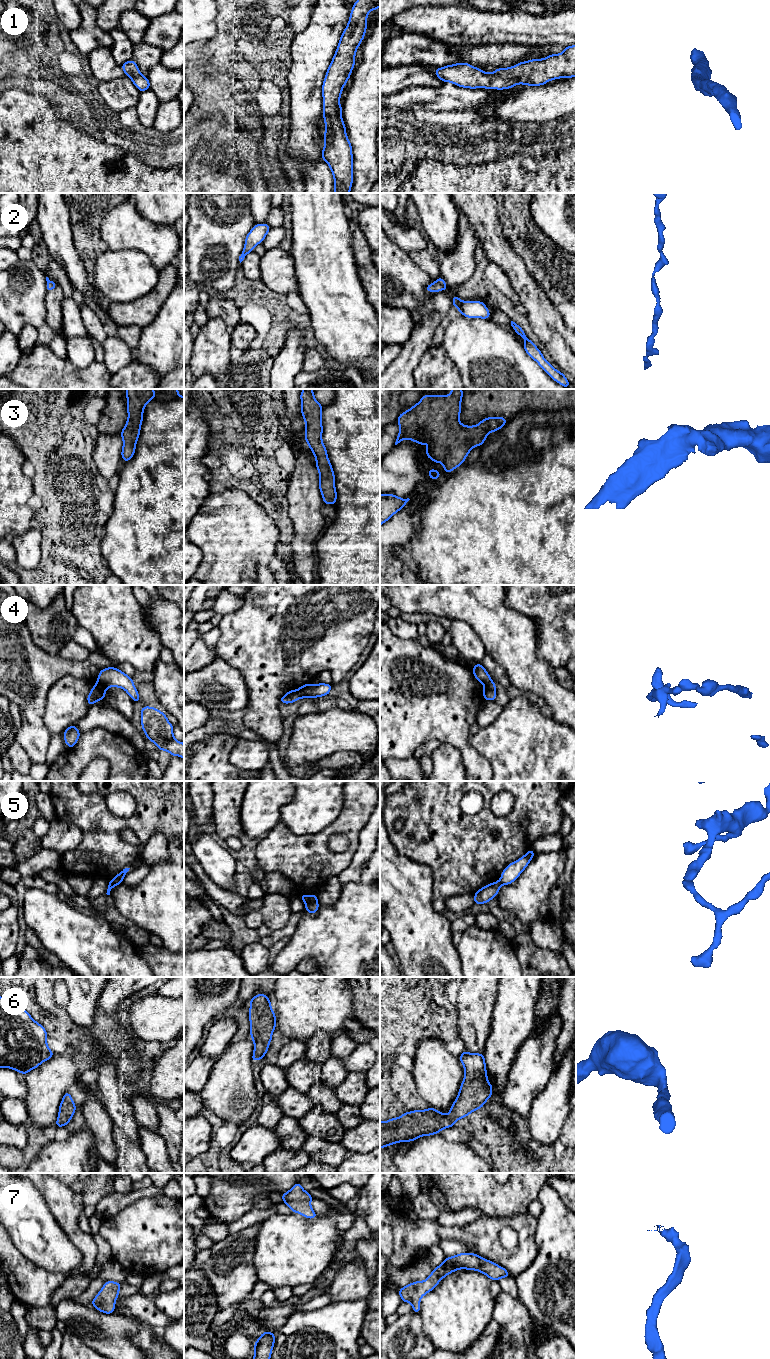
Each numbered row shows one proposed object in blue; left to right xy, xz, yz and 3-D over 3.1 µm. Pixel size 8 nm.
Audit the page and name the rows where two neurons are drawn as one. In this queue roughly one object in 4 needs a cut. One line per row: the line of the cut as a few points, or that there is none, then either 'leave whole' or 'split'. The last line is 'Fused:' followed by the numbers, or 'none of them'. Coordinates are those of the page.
1: no cut; leave whole
2: no cut; leave whole
3: no cut; leave whole
4: cut in xy along (97, 682), (105, 688); split
5: cut in xz along (316, 900), (306, 904); split
6: no cut; leave whole
7: no cut; leave whole
Fused: 4, 5

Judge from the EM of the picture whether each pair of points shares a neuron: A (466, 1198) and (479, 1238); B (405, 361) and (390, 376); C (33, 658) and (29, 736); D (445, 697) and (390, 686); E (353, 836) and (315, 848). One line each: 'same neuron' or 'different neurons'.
A: different neurons
B: same neuron
C: same neuron
D: same neuron
E: same neuron

